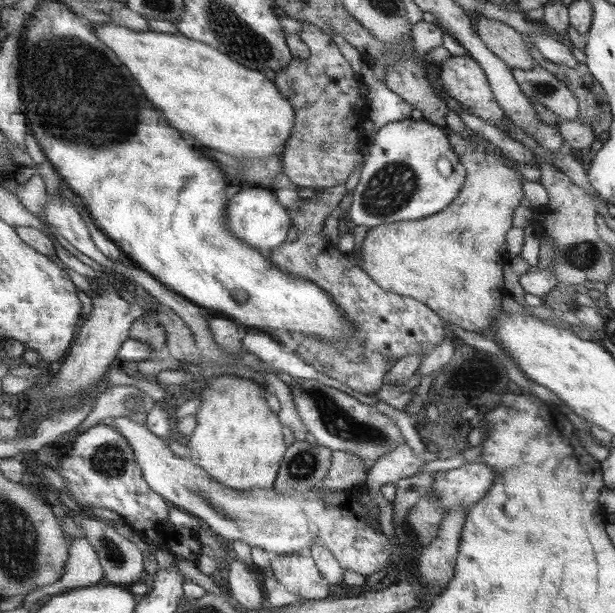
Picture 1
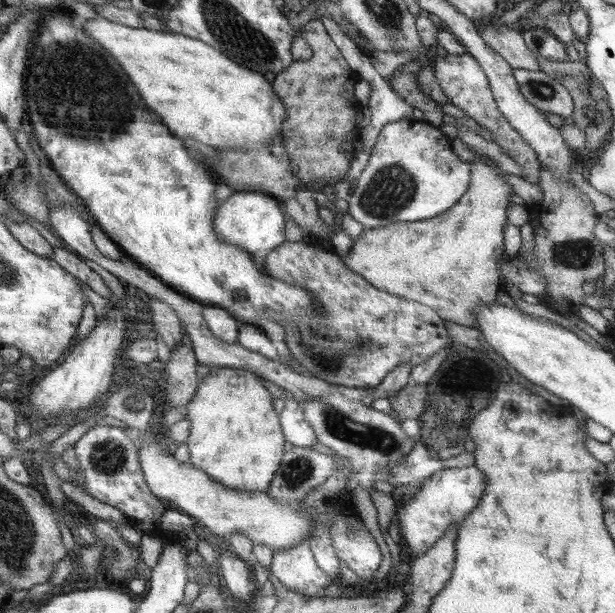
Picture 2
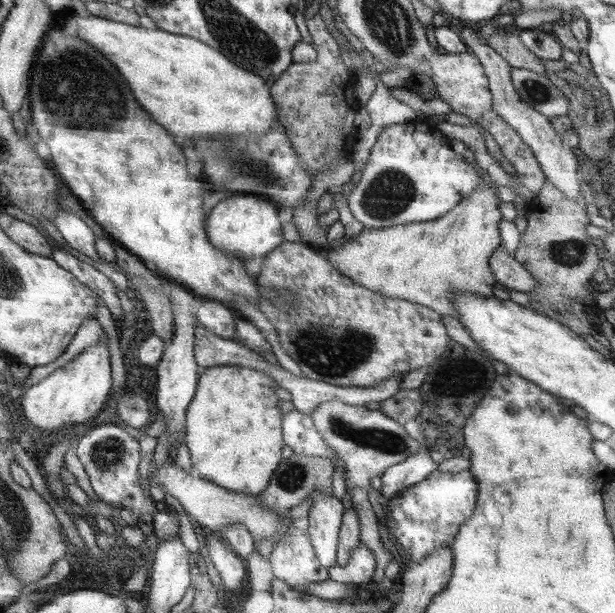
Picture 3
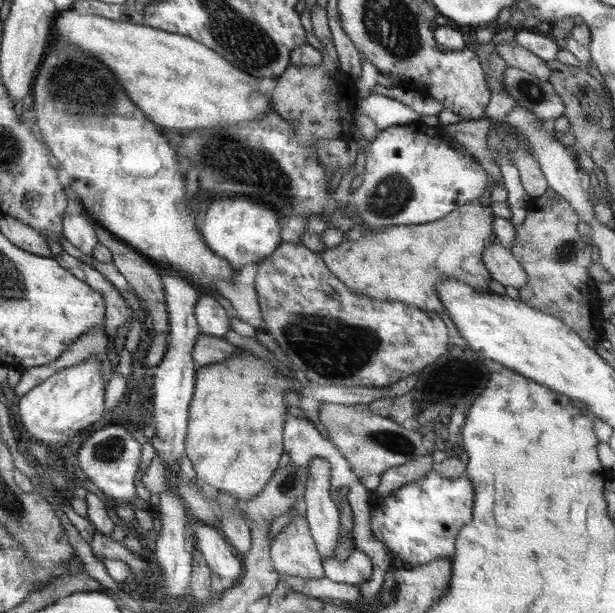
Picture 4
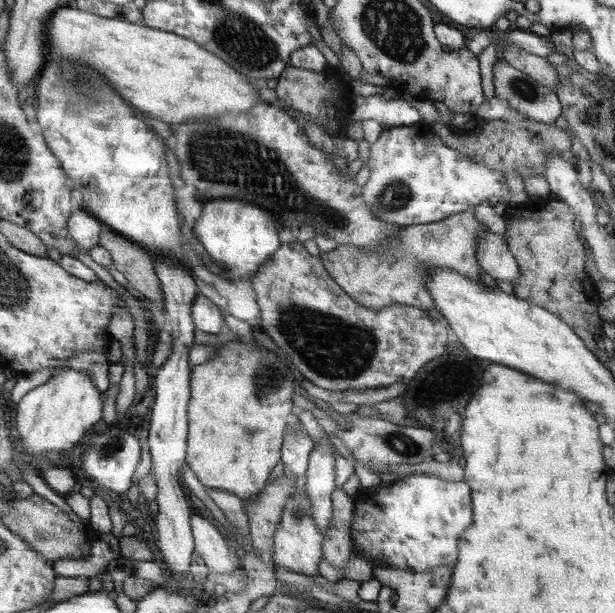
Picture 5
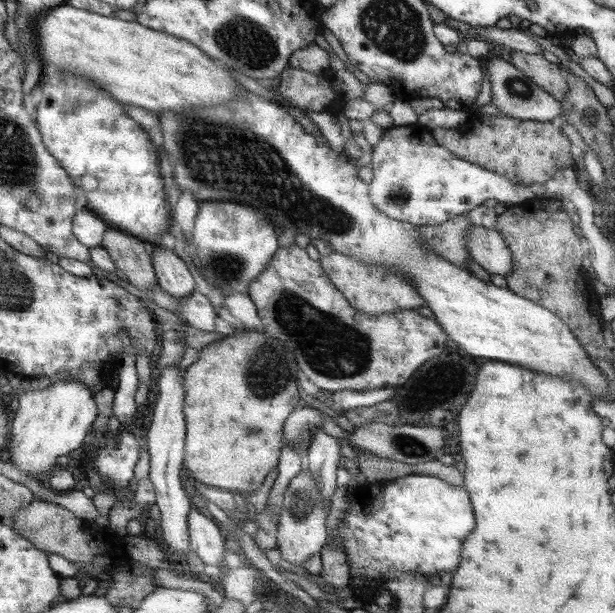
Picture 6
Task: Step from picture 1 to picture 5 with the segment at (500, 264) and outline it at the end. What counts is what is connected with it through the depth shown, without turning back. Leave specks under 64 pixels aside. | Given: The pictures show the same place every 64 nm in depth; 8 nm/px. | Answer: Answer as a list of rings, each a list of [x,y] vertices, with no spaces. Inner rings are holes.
[[[468,207],[437,223],[403,226],[379,252],[337,246],[332,252],[321,252],[319,257],[330,276],[354,300],[368,309],[406,304],[429,311],[434,308],[434,299],[425,284],[434,268],[452,268],[464,273],[470,280],[480,281],[483,270],[477,260],[477,247],[482,232],[486,230],[486,225],[474,215],[474,207]]]

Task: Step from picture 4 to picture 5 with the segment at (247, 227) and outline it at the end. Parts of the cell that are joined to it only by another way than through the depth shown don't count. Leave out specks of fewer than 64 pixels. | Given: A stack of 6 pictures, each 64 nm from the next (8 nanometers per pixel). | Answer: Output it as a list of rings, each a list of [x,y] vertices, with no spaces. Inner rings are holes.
[[[203,200],[202,212],[193,226],[193,232],[204,253],[213,261],[208,270],[230,281],[261,270],[262,263],[281,247],[273,213],[245,200]]]

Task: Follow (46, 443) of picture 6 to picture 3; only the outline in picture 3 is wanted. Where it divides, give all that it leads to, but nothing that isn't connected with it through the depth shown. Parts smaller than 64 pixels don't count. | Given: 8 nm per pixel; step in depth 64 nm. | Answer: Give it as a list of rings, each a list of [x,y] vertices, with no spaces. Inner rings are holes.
[[[103,331],[98,343],[88,346],[82,353],[74,356],[66,365],[56,369],[42,381],[30,386],[22,396],[24,416],[41,431],[56,432],[62,426],[86,422],[96,416],[108,394],[112,390],[112,372],[110,372],[110,348],[108,334]]]

